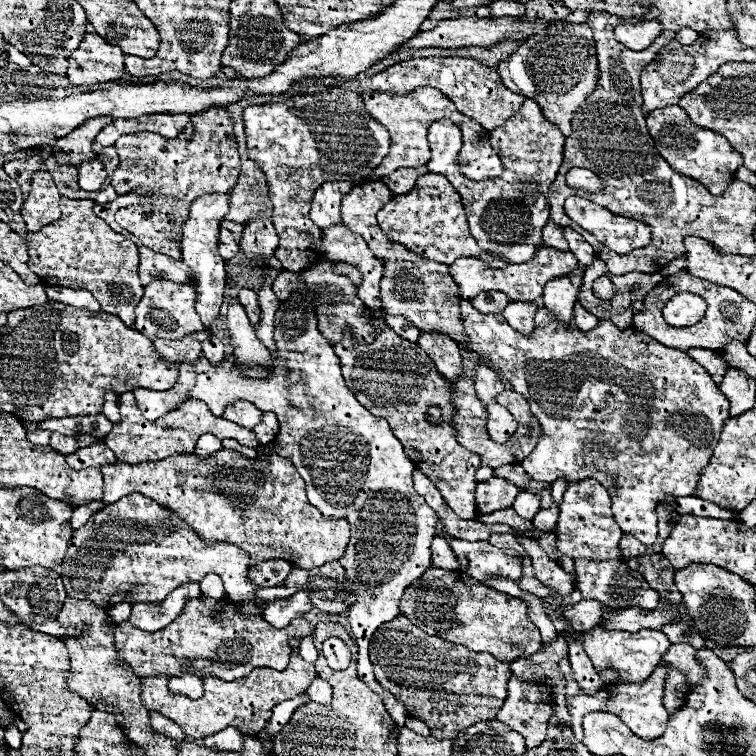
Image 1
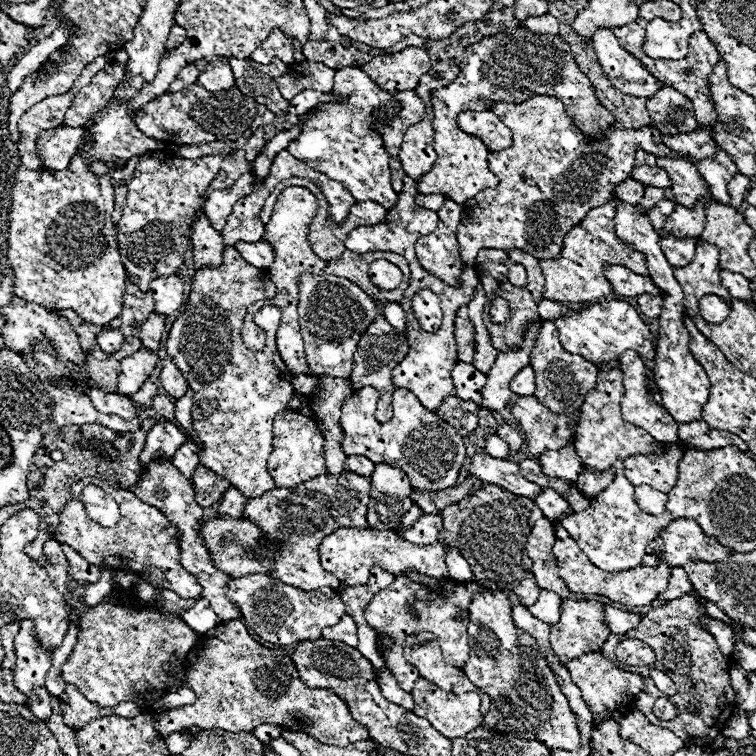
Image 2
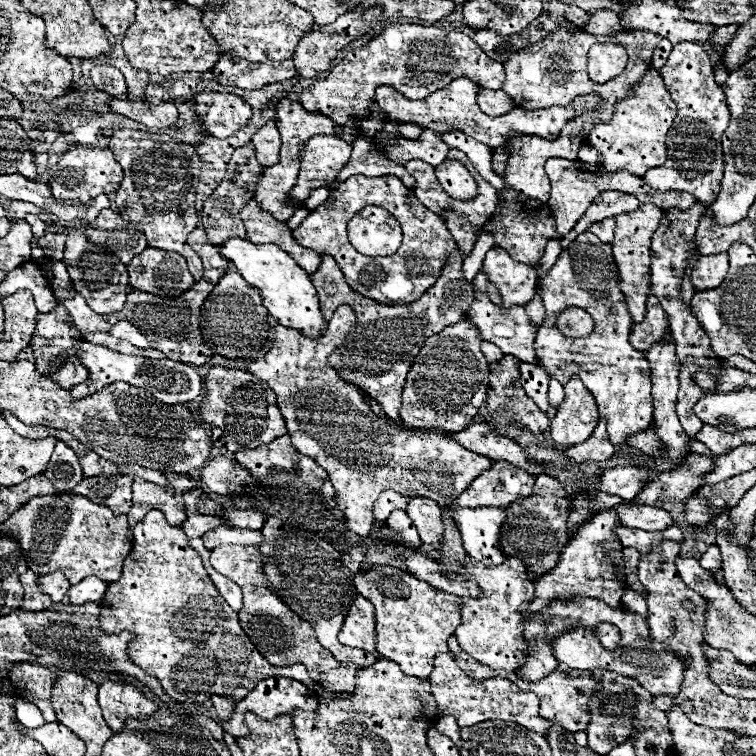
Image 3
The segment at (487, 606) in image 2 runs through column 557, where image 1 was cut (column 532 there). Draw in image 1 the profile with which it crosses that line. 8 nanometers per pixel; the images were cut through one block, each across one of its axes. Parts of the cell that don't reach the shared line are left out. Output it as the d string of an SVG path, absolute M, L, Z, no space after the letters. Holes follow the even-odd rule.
M514 674L510 676L508 682L508 696L504 706L498 710L498 720L506 722L512 730L520 732L526 740L526 748L536 748L544 742L546 730L548 730L548 720L554 714L554 704L552 704L552 692L548 684L538 684L538 682L524 682L516 678Z

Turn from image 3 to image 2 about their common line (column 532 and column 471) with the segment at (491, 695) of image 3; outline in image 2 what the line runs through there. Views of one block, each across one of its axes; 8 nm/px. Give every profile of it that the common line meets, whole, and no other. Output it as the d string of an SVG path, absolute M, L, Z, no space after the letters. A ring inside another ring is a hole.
M420 678L414 684L412 698L414 698L414 706L418 706L418 708L412 708L412 712L420 718L426 718L434 728L438 728L438 732L442 732L442 736L446 736L450 740L458 738L458 736L464 736L466 732L472 732L474 728L478 728L482 724L480 696L474 694L474 692L464 694L464 696L454 696L454 694L444 692L442 688L432 684L430 680Z

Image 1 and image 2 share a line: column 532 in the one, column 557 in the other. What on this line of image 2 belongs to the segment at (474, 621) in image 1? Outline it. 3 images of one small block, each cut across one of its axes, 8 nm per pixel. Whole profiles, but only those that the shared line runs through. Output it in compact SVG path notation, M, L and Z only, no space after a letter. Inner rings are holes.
M562 600L560 622L556 626L550 626L550 644L564 664L568 664L574 658L580 658L582 654L600 652L600 646L610 636L610 630L602 622L602 608L604 606L594 600Z

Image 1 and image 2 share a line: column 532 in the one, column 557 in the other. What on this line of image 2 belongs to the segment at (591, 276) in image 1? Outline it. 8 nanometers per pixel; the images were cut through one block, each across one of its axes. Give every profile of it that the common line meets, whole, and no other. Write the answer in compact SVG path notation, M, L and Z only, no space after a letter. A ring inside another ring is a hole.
M550 320L542 322L542 328L540 328L534 348L532 348L530 366L534 368L534 376L536 376L534 396L538 400L542 400L542 404L546 408L550 408L552 412L558 412L558 414L564 412L570 418L574 418L574 412L578 408L582 408L586 392L590 392L590 388L594 388L596 376L598 376L598 368L594 364L586 362L582 356L574 356L574 354L566 352L560 346L558 330L556 330L554 322L550 322ZM574 442L566 444L566 448L562 448L562 450L542 452L538 462L540 462L540 468L546 476L564 478L564 480L570 480L572 484L578 482L578 474L580 474L582 464L580 464L580 458L574 450Z

